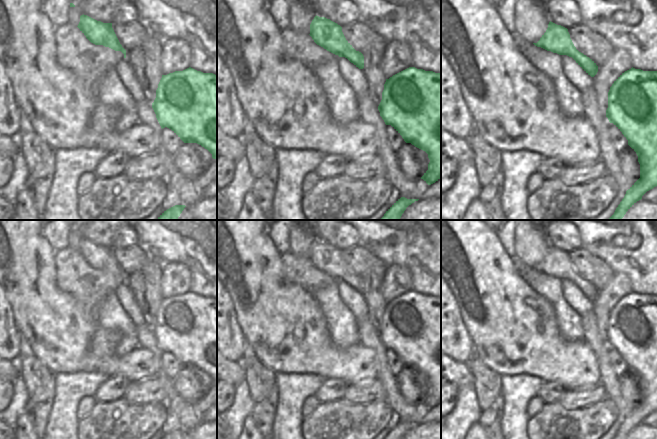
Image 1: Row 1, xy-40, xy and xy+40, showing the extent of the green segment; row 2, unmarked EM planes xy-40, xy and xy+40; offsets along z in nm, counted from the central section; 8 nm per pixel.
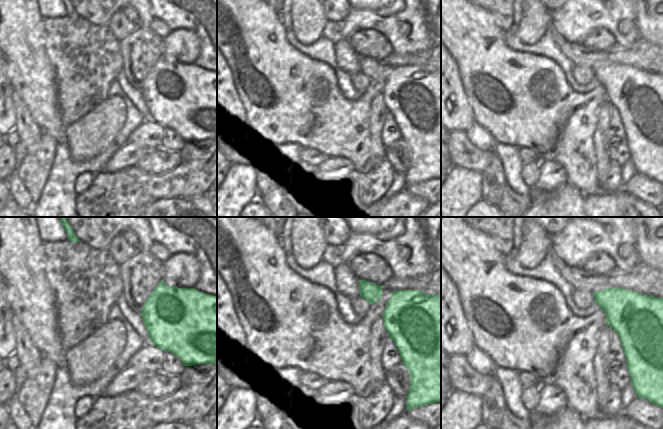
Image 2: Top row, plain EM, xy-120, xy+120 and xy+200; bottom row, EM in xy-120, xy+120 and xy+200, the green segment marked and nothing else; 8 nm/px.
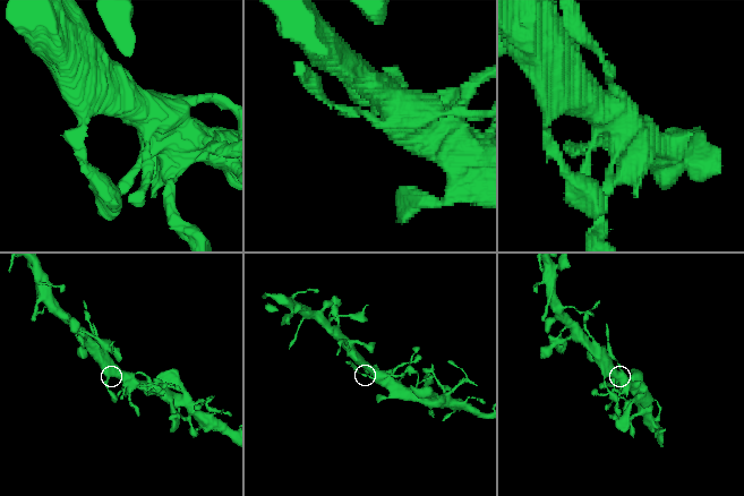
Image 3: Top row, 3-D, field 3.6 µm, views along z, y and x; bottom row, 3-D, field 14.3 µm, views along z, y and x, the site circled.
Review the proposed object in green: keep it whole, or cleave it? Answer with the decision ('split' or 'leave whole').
split

